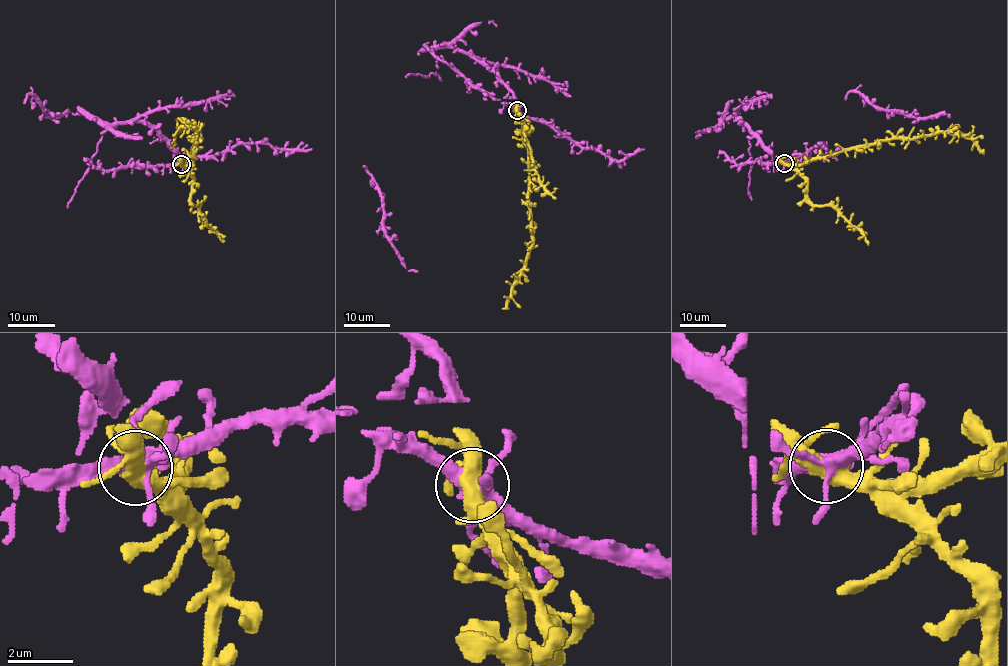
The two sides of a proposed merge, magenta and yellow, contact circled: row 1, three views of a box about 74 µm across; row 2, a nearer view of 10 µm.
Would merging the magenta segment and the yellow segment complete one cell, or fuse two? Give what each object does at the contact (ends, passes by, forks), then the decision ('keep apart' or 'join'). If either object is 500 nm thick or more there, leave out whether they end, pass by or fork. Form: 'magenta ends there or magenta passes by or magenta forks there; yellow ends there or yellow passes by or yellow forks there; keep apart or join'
magenta forks there; yellow forks there; join

